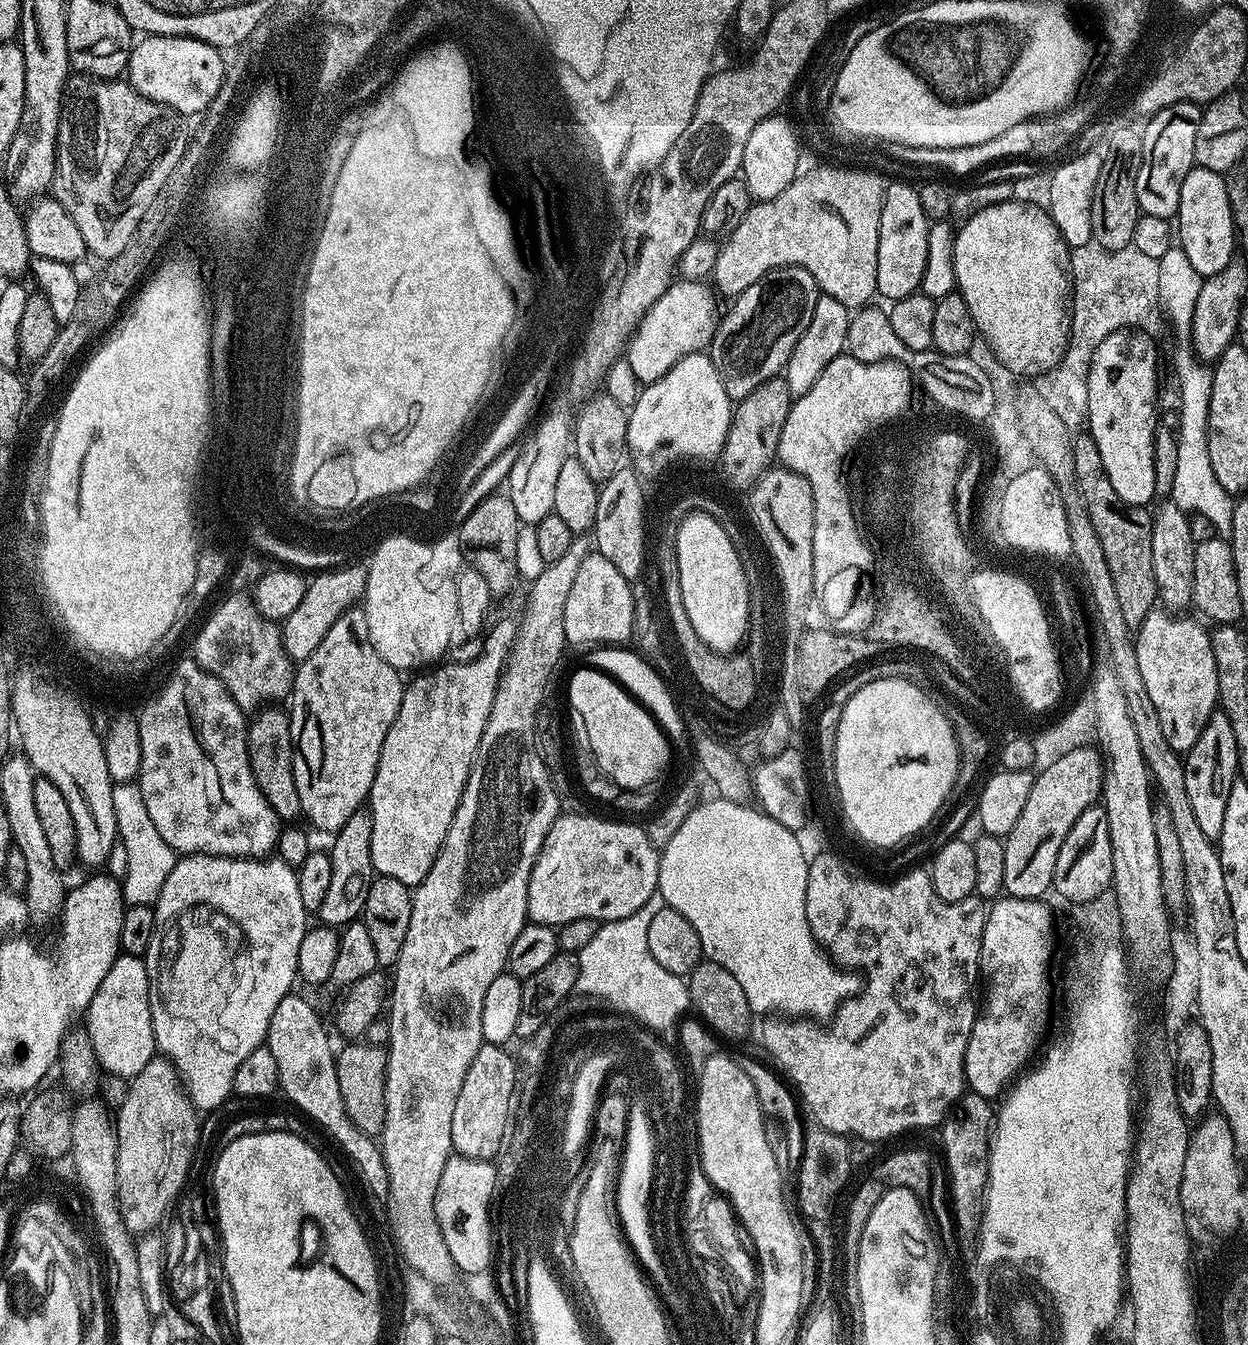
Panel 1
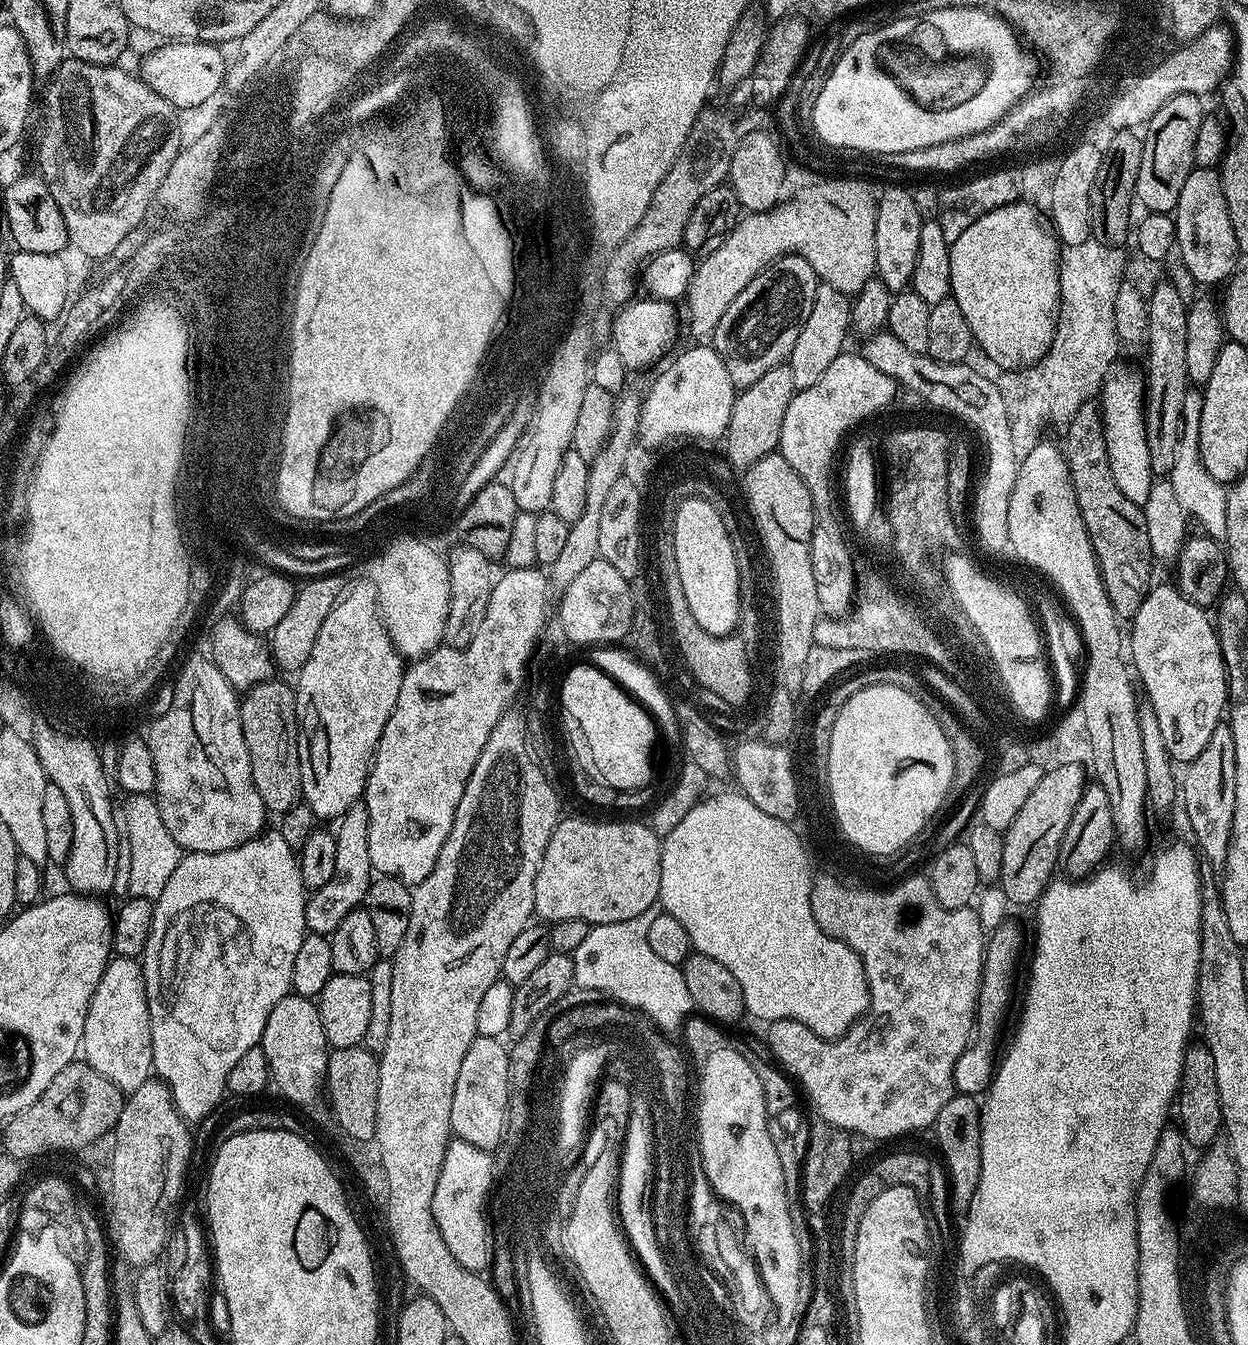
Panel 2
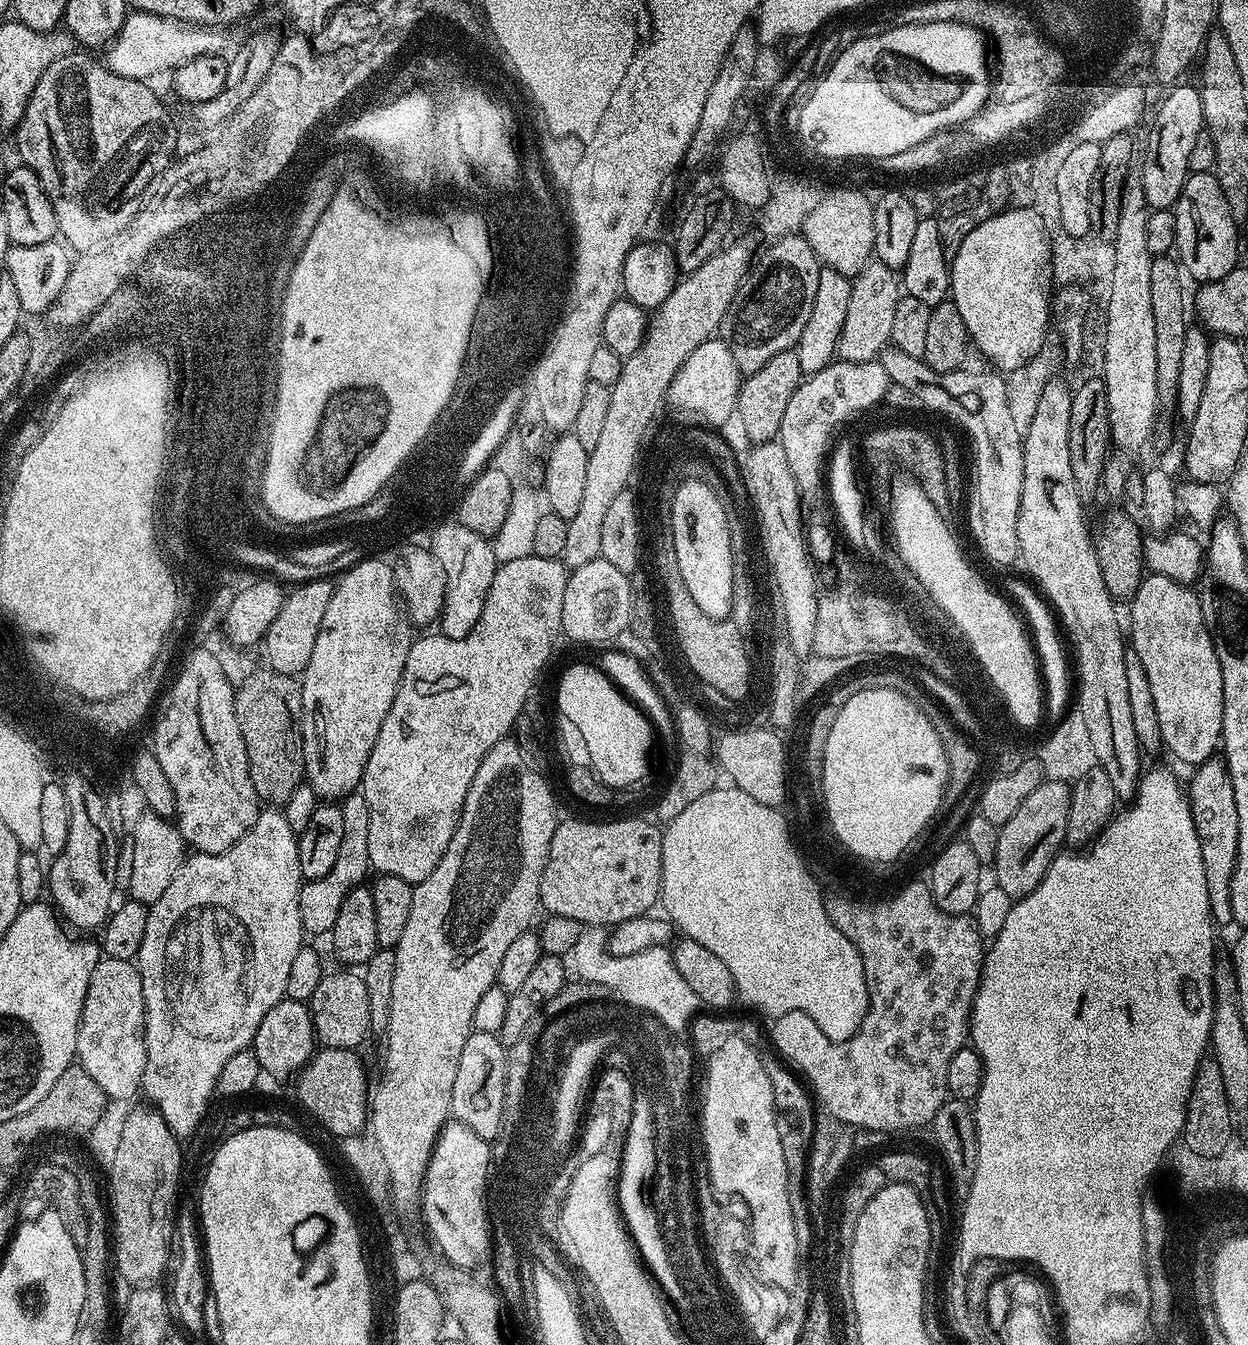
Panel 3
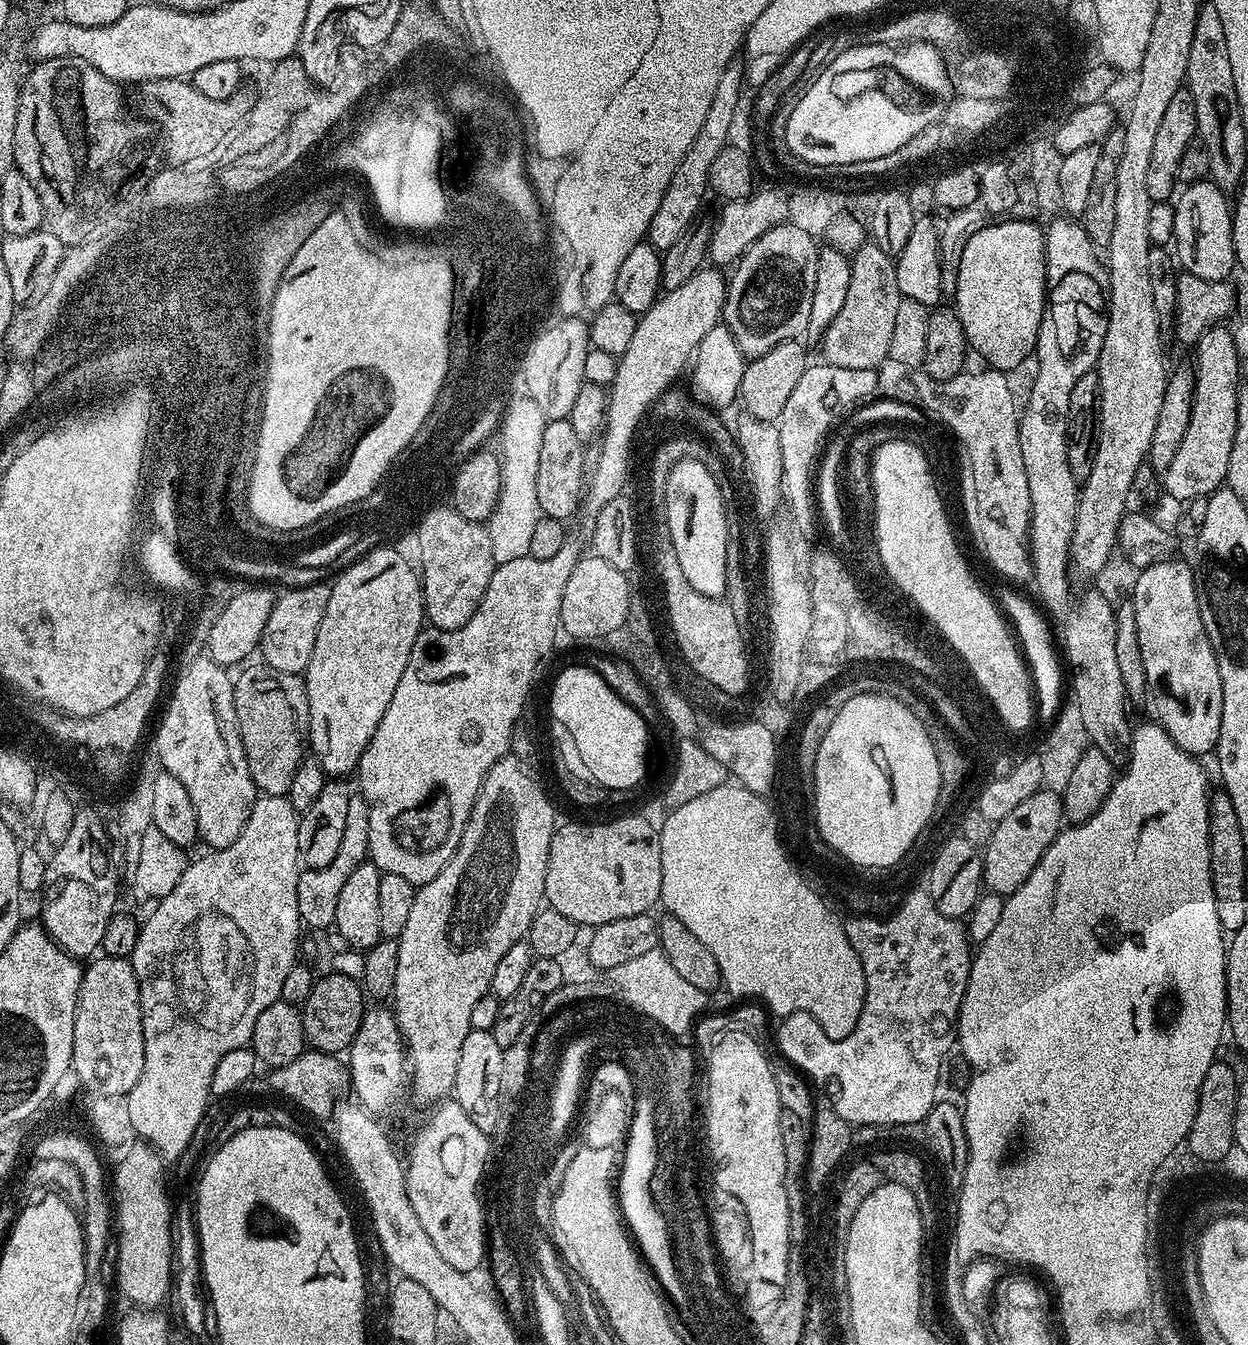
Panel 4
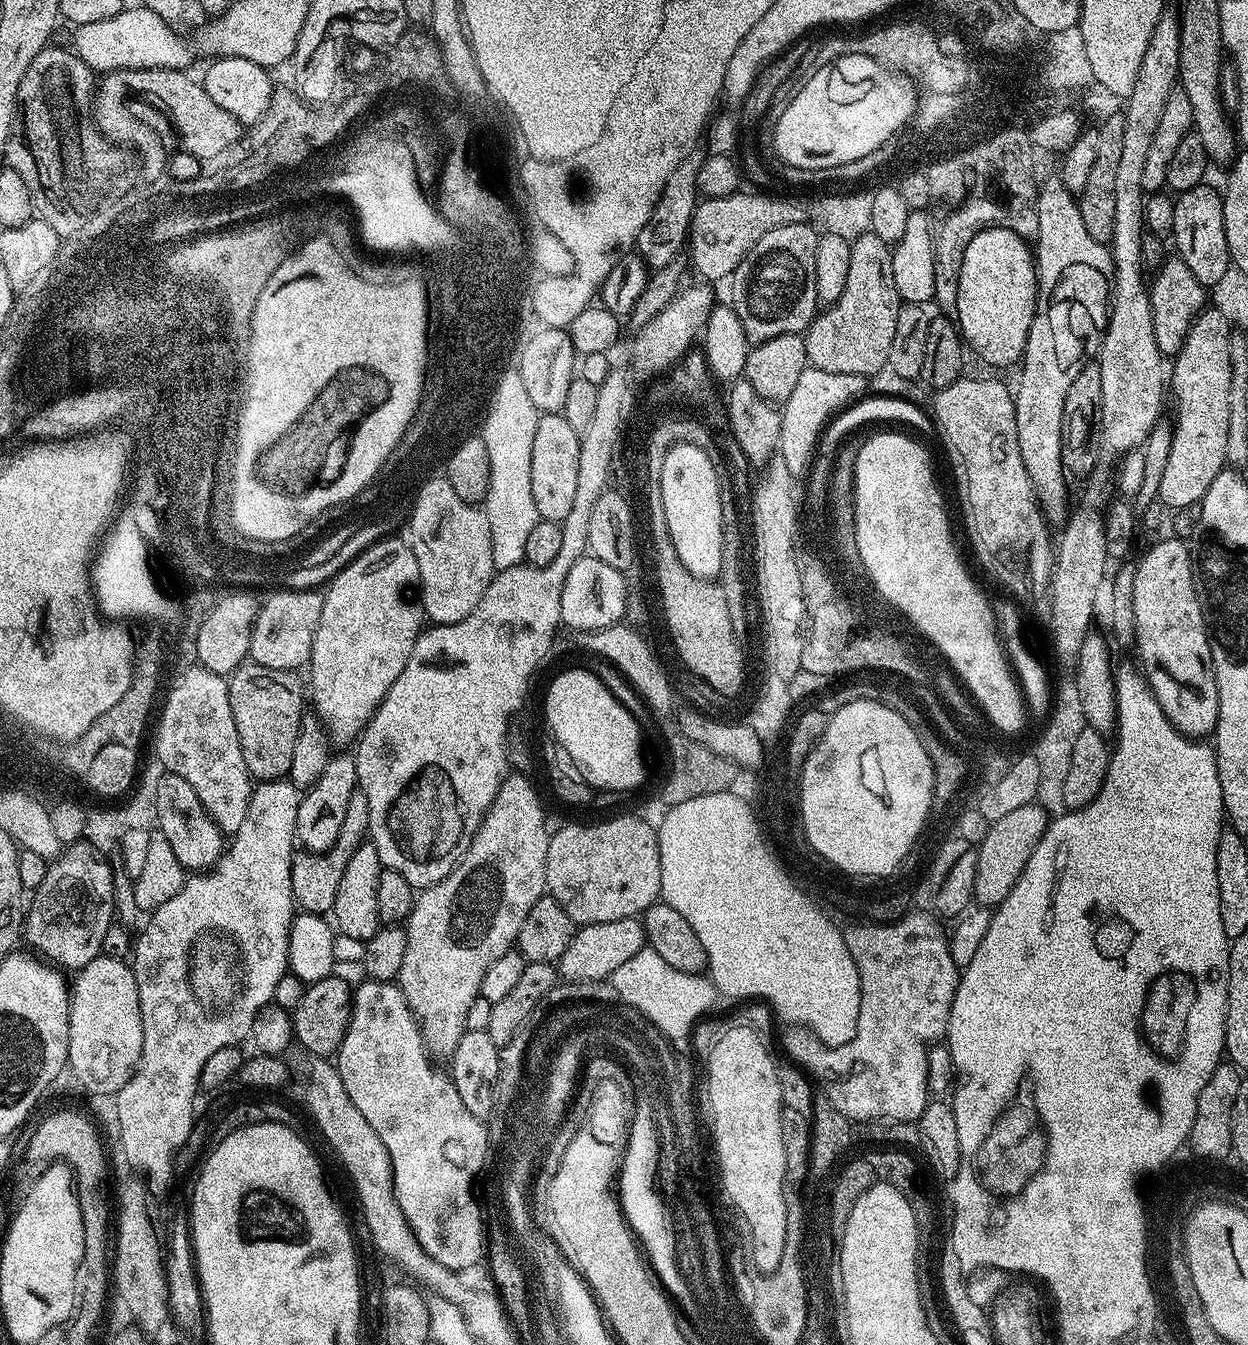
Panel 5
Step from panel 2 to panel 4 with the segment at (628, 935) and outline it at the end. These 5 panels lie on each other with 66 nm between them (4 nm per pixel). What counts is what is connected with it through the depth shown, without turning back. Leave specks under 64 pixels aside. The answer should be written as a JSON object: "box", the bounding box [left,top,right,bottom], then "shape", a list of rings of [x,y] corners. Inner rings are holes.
{"box":[610,950,706,1038],"shape":[[[659,950],[642,954],[642,958],[634,958],[630,962],[622,962],[622,966],[611,969],[610,980],[621,1001],[632,1000],[633,1004],[639,1004],[644,1011],[655,1013],[657,1020],[663,1020],[668,1027],[673,1027],[681,1038],[693,1031],[698,1017],[705,1011],[706,993],[690,986],[686,978],[681,978],[678,970],[670,966],[664,953]]]}

